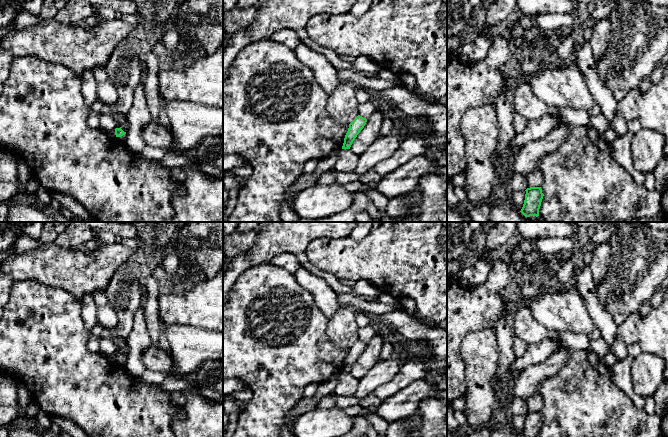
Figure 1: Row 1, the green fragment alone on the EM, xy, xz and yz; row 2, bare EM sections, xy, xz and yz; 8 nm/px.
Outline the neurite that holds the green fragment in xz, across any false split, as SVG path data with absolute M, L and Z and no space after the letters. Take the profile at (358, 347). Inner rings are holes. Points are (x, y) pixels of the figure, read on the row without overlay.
M358 339L349 348L349 352L348 352L348 355L345 359L342 373L350 373L353 365L355 364L357 359L360 357L360 355L364 352L366 346L367 346L366 342L363 342L362 340Z

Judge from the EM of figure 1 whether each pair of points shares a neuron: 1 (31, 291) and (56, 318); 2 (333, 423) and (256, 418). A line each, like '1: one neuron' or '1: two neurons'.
1: one neuron
2: two neurons

